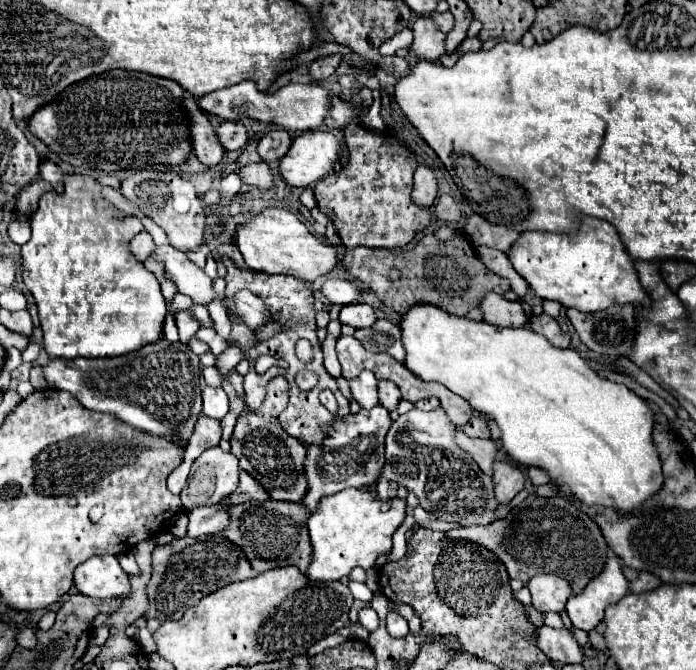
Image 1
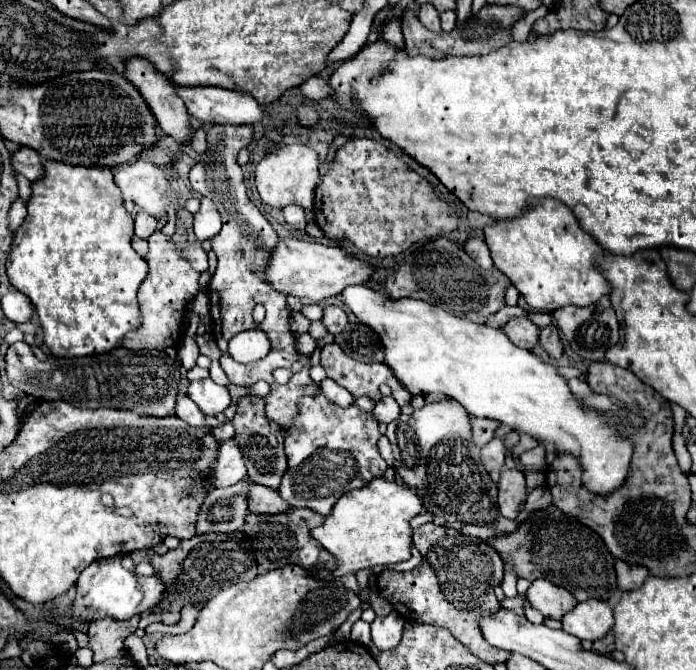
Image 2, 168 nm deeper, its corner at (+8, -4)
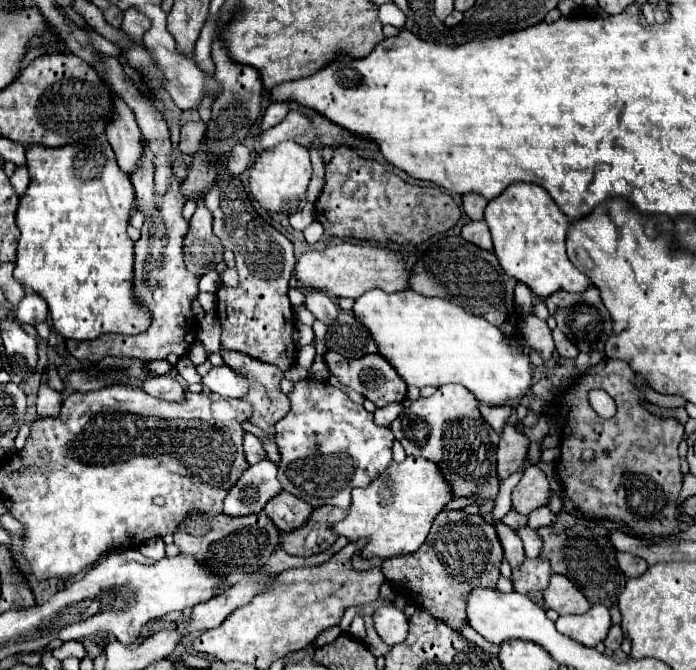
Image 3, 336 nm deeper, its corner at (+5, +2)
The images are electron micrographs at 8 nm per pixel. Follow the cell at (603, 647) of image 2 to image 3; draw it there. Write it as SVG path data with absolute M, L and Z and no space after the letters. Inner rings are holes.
M612 626L612 628L610 628L608 638L604 640L604 644L606 644L606 648L608 648L608 650L616 650L616 648L620 648L622 640L624 640L624 634L622 634L620 626Z

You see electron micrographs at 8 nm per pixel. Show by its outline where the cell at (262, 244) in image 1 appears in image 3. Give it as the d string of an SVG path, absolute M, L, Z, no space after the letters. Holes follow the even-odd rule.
M342 242L342 244L330 244L322 250L308 250L300 254L294 268L294 276L308 290L324 290L334 298L342 296L358 298L370 288L380 288L384 292L406 290L410 274L406 272L400 254L394 254L384 248Z

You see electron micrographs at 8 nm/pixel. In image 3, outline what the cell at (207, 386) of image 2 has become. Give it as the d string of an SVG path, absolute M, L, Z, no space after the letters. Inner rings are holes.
M226 364L212 368L206 376L202 376L202 384L224 398L240 398L244 396L244 388L248 388L248 384L244 384L244 378L236 376L236 372L232 372Z

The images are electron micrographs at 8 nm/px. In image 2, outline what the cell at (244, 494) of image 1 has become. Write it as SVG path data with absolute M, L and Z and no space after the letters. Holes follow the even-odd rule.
M253 484L249 488L249 512L251 514L283 514L291 510L291 506L279 496L277 490L269 490L267 486Z

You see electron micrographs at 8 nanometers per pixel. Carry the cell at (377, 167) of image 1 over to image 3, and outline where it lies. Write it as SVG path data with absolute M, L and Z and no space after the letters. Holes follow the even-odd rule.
M338 146L326 164L324 190L316 200L316 220L322 222L328 236L368 240L380 246L390 242L418 244L456 226L460 206L436 186L410 184L398 174L388 172L380 162L362 158L346 146Z

